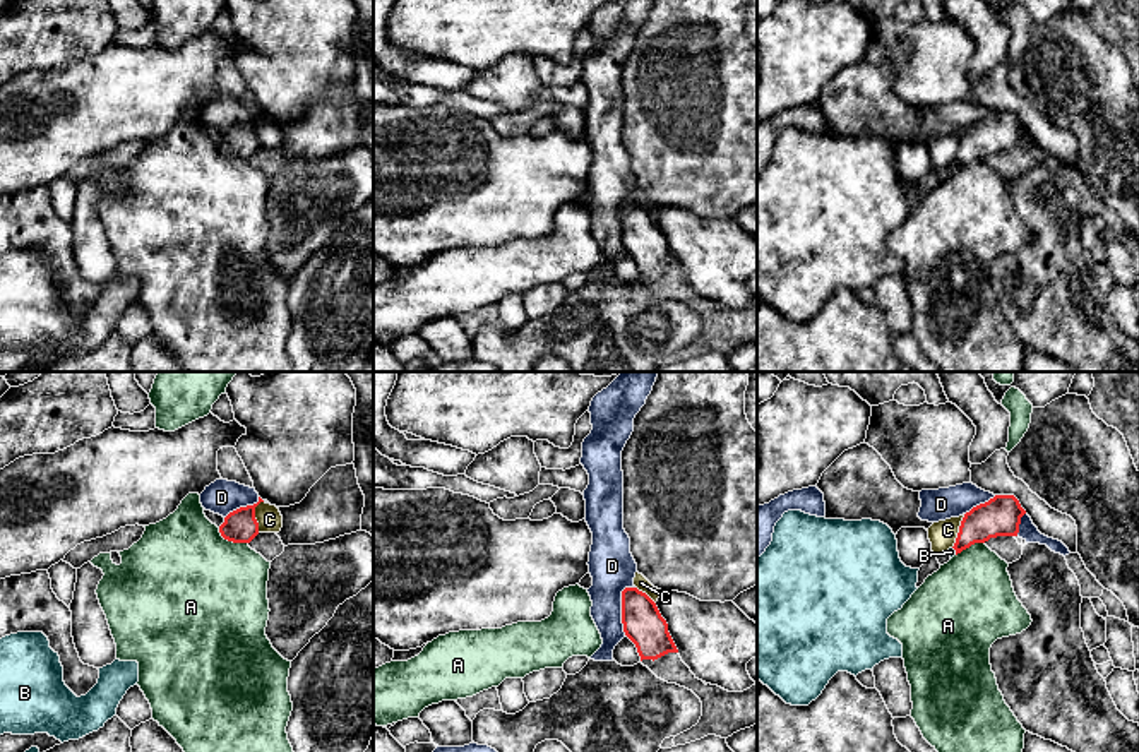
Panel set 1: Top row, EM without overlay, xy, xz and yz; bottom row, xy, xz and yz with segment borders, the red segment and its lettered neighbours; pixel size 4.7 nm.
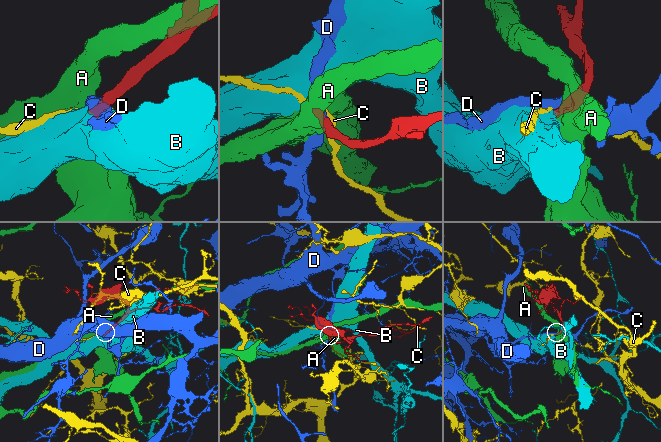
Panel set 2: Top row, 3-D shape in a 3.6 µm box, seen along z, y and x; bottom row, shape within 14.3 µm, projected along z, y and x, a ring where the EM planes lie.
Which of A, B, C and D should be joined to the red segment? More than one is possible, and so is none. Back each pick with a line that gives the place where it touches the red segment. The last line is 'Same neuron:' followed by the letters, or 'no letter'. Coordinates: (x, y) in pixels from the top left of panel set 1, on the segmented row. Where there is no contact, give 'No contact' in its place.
B: Touches red at yz (954, 549)
Same neuron: B

